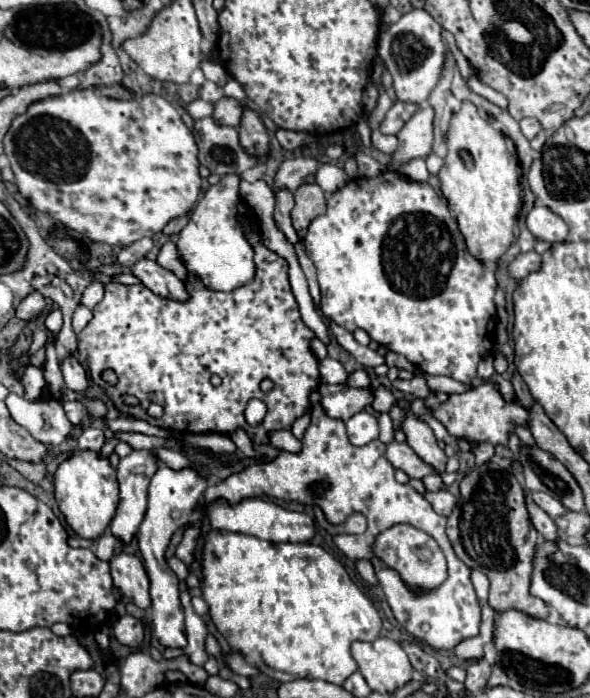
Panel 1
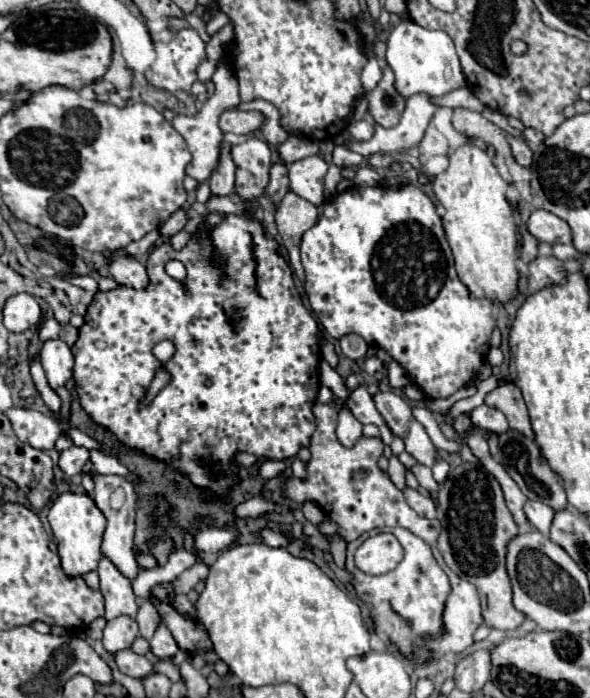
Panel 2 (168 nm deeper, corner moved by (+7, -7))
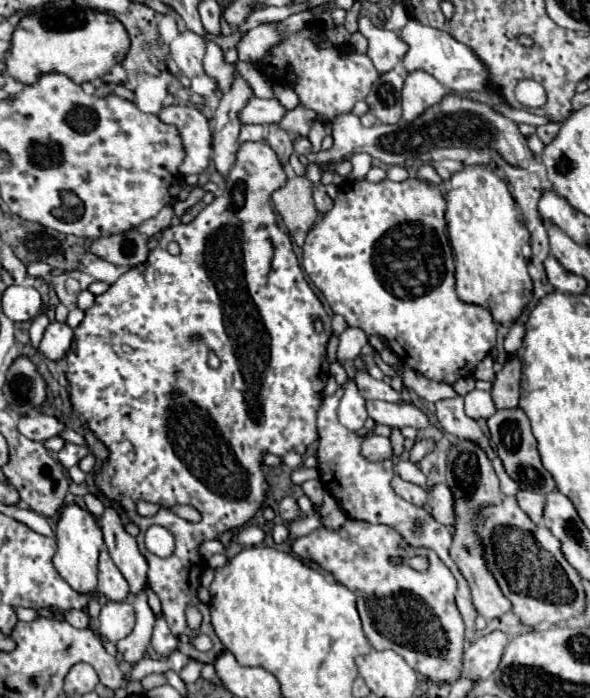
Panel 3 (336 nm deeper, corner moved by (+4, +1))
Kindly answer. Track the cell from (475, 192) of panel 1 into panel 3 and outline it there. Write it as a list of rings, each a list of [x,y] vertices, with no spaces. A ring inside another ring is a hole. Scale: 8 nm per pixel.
[[[467,164],[449,180],[447,228],[455,256],[457,294],[463,302],[473,302],[491,310],[501,324],[515,320],[533,296],[533,282],[527,274],[523,244],[529,242],[521,214],[505,180],[501,180],[487,164]]]

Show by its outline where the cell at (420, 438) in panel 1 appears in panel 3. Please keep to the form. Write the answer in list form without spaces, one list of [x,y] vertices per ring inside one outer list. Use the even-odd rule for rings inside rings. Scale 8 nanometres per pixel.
[[[357,372],[355,374],[355,384],[361,392],[363,398],[367,400],[385,400],[385,402],[401,402],[401,392],[393,390],[389,384],[383,380],[371,378],[367,372]]]

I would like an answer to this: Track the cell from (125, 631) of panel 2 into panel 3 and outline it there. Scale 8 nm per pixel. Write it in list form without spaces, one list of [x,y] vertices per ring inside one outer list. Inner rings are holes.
[[[109,602],[101,608],[99,630],[109,642],[119,642],[129,636],[135,626],[135,610],[129,602]]]

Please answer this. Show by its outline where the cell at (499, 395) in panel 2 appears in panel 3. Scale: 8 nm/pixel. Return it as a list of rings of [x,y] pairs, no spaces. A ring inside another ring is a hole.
[[[517,358],[509,360],[501,372],[495,374],[495,384],[491,390],[497,408],[517,408],[519,404],[519,382],[521,382],[521,362]]]

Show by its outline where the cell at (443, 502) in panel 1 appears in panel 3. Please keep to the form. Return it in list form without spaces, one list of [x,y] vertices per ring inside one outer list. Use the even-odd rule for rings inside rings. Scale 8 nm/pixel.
[[[395,476],[393,482],[391,482],[391,486],[393,486],[393,490],[395,490],[401,498],[405,498],[407,502],[411,502],[411,504],[415,504],[415,506],[425,506],[427,500],[429,500],[429,494],[427,494],[421,486],[411,484],[411,482],[405,482],[401,476]]]

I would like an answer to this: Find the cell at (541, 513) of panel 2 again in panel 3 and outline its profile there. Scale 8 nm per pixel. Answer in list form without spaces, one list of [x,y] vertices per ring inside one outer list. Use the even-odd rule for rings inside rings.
[[[521,490],[517,496],[517,502],[535,524],[539,524],[539,526],[543,524],[543,512],[545,512],[545,496],[543,494]]]

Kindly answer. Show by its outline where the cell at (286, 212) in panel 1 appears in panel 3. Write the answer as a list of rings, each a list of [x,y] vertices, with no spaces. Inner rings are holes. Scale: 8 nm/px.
[[[271,124],[267,144],[275,150],[279,162],[281,162],[283,166],[289,164],[289,156],[293,154],[293,136],[287,136],[287,132],[283,132],[277,124]]]

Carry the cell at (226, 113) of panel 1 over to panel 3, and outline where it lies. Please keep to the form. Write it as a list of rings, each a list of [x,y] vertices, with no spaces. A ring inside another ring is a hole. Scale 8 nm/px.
[[[249,98],[245,108],[239,112],[241,124],[260,124],[264,126],[264,134],[267,137],[269,126],[277,124],[283,118],[285,108],[279,104],[279,100],[263,100],[263,98]]]

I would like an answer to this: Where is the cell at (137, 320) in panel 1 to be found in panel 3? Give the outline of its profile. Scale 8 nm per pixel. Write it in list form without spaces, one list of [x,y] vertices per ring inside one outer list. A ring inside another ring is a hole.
[[[265,140],[243,142],[237,152],[235,168],[227,176],[225,192],[207,204],[193,222],[163,230],[147,262],[127,270],[107,292],[95,296],[93,308],[85,312],[83,322],[75,328],[75,338],[67,354],[67,380],[73,408],[87,420],[87,426],[97,432],[99,440],[111,452],[95,480],[103,494],[117,500],[139,526],[137,544],[149,562],[147,586],[159,596],[171,632],[177,638],[195,638],[197,634],[211,636],[213,648],[209,652],[195,650],[191,640],[179,640],[179,650],[199,662],[215,662],[223,644],[209,622],[207,604],[197,598],[203,572],[203,560],[197,548],[201,542],[213,540],[225,530],[241,528],[255,516],[257,508],[263,506],[269,488],[261,472],[263,450],[279,456],[289,450],[305,454],[307,446],[317,440],[315,418],[329,378],[325,346],[331,338],[331,318],[307,284],[299,260],[293,254],[291,240],[277,226],[271,205],[271,194],[283,184],[285,172],[271,146]],[[171,240],[181,244],[183,262],[179,256],[167,252]],[[183,264],[191,264],[191,268]],[[267,264],[271,264],[268,275]],[[227,296],[231,300],[227,300]],[[315,318],[323,322],[321,332],[315,330]],[[193,334],[199,334],[203,340],[193,340]],[[209,350],[221,358],[217,370],[207,364]],[[213,456],[215,460],[211,460]],[[139,500],[155,502],[163,508],[155,516],[139,516]],[[177,504],[193,506],[201,514],[201,520],[193,524],[179,518],[173,512]],[[153,524],[165,526],[175,536],[177,548],[169,558],[151,554],[143,544],[145,532]],[[187,606],[195,606],[201,612],[203,622],[199,630],[187,626]]]

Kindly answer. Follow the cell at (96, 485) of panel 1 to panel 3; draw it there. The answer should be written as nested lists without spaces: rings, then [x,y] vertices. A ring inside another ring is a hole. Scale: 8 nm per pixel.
[[[67,504],[61,508],[55,534],[57,534],[57,552],[53,564],[57,572],[77,592],[93,592],[97,588],[97,558],[99,558],[97,552],[103,546],[103,532],[99,528],[97,518],[77,504]]]

